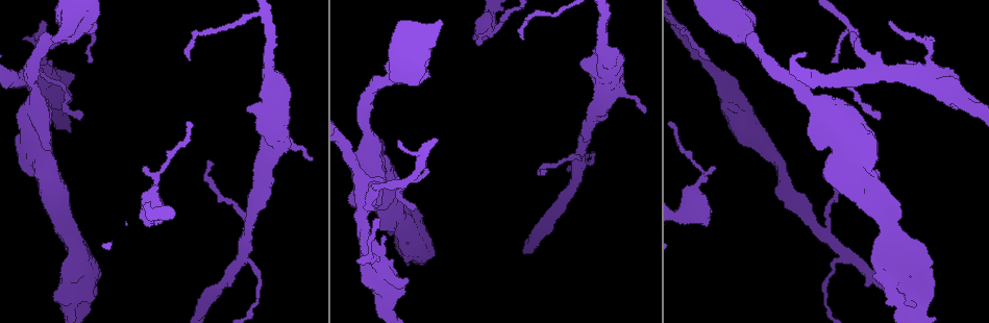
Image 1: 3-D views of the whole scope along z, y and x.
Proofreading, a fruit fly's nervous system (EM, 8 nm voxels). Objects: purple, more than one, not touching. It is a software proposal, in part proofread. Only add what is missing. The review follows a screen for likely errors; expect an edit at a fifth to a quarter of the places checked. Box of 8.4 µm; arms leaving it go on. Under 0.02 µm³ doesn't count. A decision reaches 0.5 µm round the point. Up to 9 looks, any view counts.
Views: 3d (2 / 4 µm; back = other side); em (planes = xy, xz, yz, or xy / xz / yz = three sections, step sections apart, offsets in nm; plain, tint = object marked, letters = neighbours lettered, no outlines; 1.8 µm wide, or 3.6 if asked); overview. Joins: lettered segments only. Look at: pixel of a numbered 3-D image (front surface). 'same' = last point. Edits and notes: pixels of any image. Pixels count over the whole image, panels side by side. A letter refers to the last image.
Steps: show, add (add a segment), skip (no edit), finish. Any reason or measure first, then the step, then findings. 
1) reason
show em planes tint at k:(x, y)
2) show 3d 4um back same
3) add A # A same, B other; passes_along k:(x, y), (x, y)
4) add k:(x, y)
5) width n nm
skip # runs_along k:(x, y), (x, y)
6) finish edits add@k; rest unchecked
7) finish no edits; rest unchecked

two arms in line, one across
show em 3.6um xy step 4 tint at 1:(367, 148)

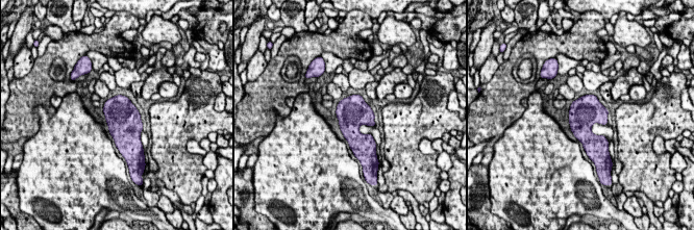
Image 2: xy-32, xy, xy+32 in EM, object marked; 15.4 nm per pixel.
show em 3.6um planes letters same

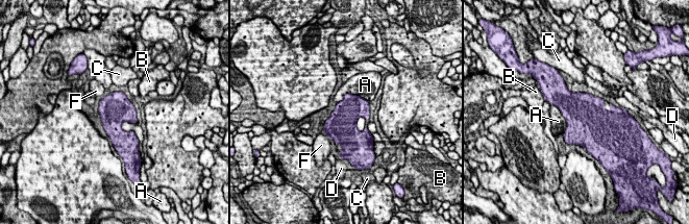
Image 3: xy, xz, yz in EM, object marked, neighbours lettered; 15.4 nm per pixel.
width 420 nm
skip # A other, B other, C other, D other, F other; border 3:(369, 101), (346, 93), (337, 103); none of them fits

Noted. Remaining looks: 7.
tapers out
show em planes letters at 1:(208, 162)

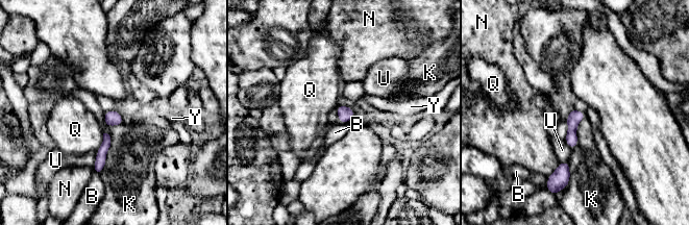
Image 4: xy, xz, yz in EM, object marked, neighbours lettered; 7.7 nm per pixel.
width 110 nm; longest_contact K 340 nm
skip # B other, K other, N other, Q other, U other, Y other; none of them fits

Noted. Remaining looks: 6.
two arms in line, one across
show em planes letters at 1:(361, 212)

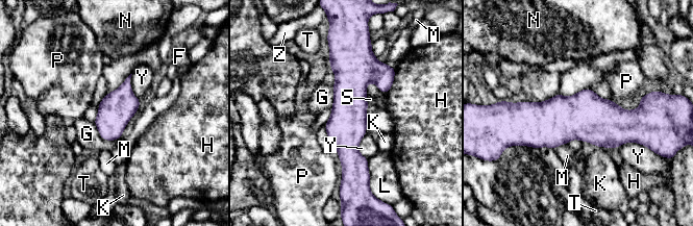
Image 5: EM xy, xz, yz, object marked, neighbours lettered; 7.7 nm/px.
width 280 nm
skip # F other, G other, H other, K other, L other, M other, N other, P other, S other, T other, Y other, Z other; border 5:(93, 121), (99, 135), (105, 141); no lettered segment goes on from it

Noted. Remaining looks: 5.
branch stops here
show 3d 2um at 1:(378, 205)

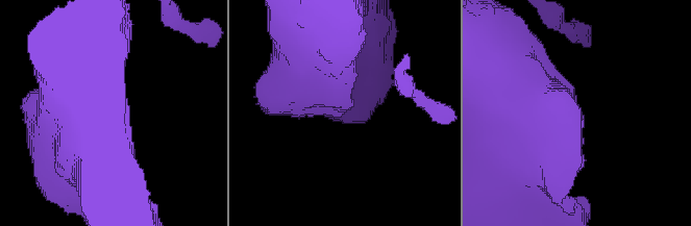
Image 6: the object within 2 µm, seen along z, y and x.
need the tissue
show em xy step 4 tint at 6:(341, 115)

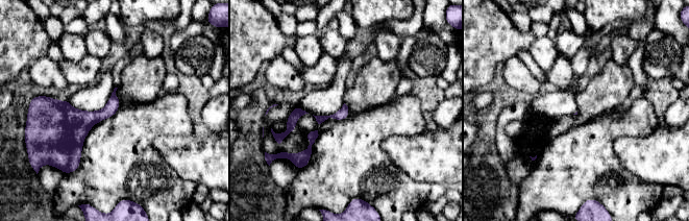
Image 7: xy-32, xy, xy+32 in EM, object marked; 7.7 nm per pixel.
cut it another way
show em planes letters same

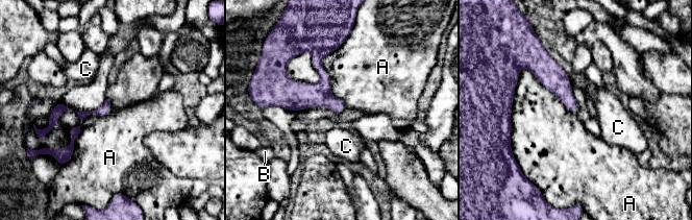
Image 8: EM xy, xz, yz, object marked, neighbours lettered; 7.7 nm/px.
skip # A other, B other, C other; border 8:(518, 71), (527, 69), (575, 114); no lettered segment goes on from it

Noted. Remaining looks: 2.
finish no edits; rest unchecked

